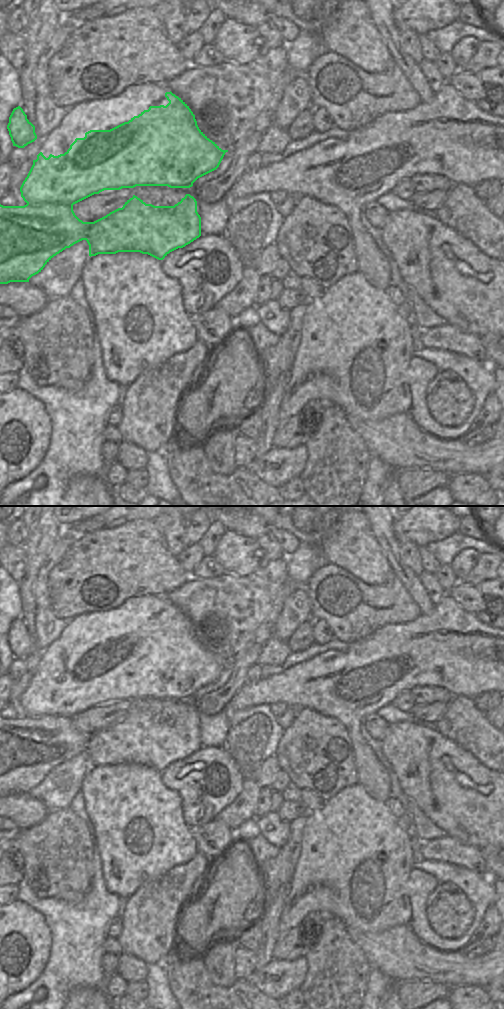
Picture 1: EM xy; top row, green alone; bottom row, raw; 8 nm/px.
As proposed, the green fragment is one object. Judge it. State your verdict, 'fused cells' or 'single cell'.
fused cells

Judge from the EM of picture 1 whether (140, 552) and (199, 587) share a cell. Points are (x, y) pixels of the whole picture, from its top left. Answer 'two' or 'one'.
two

